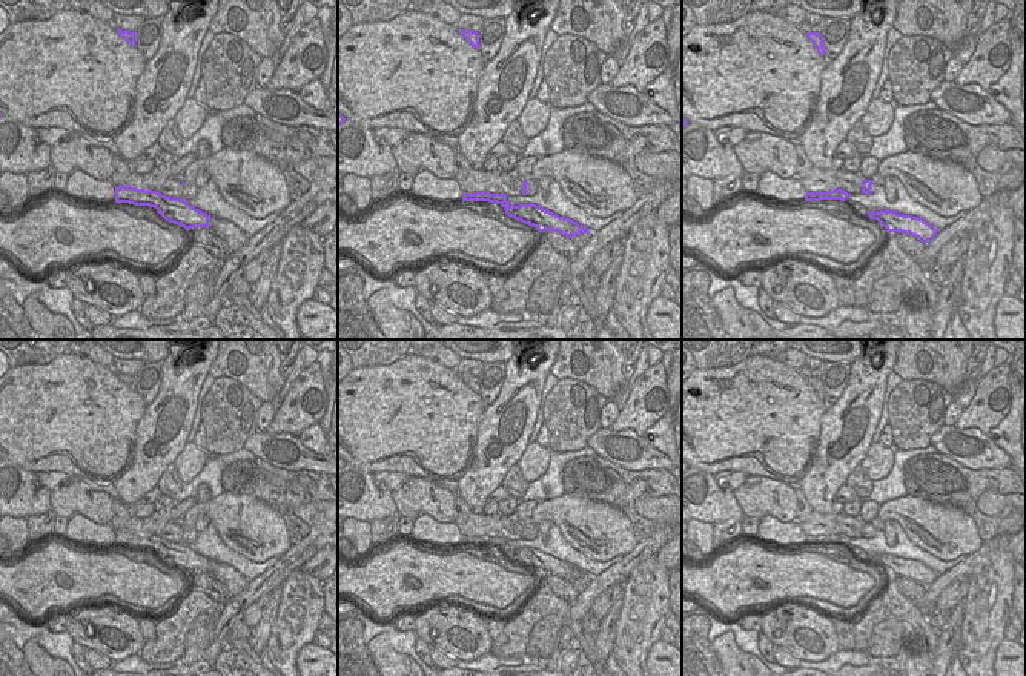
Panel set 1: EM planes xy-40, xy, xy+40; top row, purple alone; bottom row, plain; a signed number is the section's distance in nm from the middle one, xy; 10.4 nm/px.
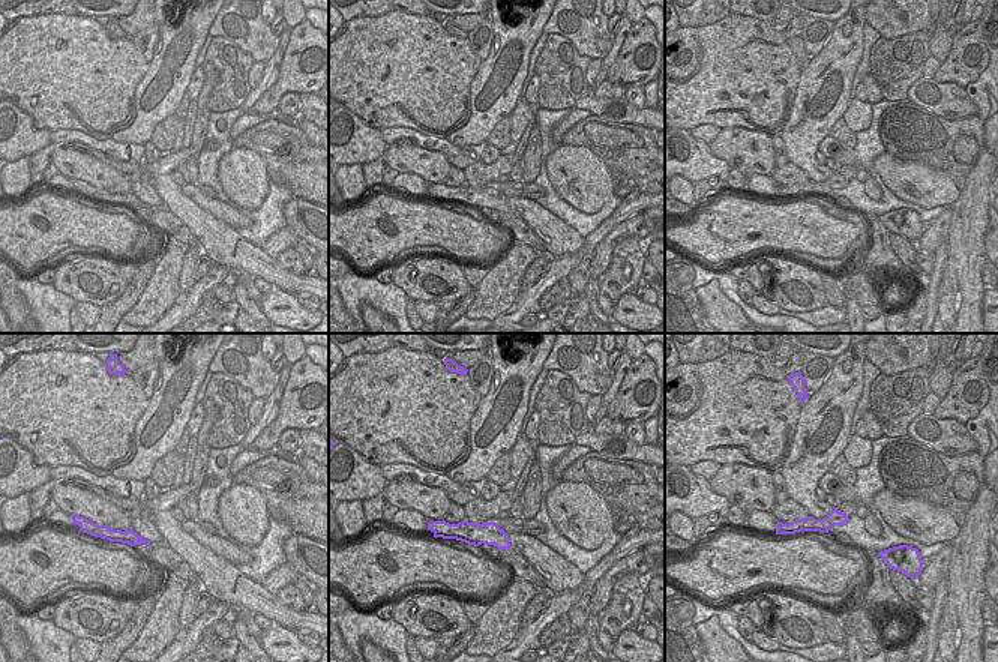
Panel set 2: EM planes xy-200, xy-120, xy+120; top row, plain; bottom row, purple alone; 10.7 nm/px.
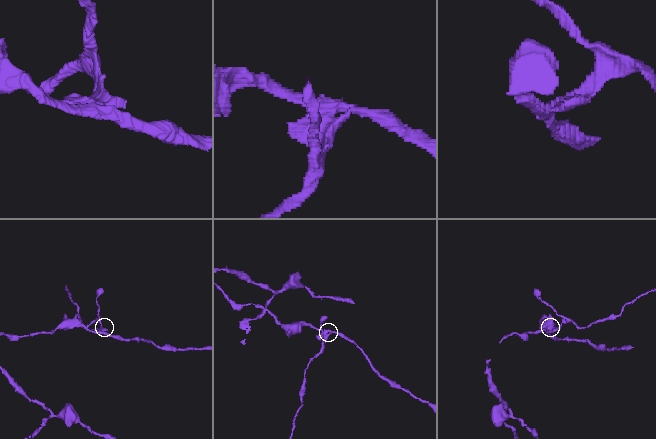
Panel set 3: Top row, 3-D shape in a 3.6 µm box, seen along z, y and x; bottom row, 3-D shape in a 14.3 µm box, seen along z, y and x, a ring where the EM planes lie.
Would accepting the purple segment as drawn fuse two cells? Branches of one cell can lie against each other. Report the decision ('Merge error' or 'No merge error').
Merge error

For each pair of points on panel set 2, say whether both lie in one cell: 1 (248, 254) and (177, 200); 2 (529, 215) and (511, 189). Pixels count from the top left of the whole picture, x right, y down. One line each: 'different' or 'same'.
1: same
2: different

